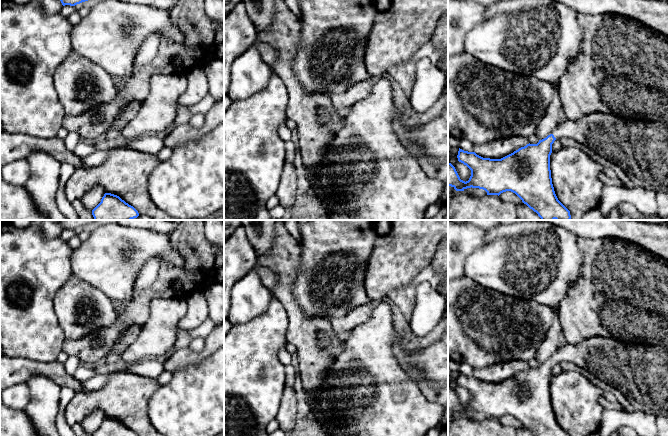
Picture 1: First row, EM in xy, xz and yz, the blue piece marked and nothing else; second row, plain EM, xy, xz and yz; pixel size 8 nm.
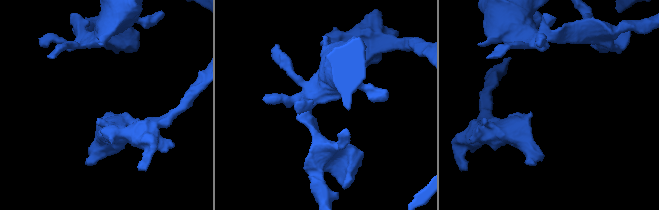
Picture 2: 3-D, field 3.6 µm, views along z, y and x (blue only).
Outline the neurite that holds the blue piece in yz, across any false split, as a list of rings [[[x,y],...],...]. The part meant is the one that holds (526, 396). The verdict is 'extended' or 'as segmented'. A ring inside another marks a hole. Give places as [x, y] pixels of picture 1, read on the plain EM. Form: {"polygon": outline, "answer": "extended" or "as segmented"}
{"polygon": [[[591,337],[575,345],[567,343],[537,368],[529,367],[501,383],[483,382],[475,376],[459,372],[458,385],[471,394],[471,400],[466,406],[461,404],[455,391],[448,385],[448,410],[456,415],[479,412],[485,414],[487,419],[498,420],[511,415],[534,436],[570,436],[555,418],[550,394],[552,368],[563,361],[582,367],[617,388],[628,399],[634,411],[643,410],[668,416],[668,347],[605,337]]], "answer": "extended"}

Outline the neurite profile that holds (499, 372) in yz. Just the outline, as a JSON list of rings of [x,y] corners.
[[[512,360],[483,368],[473,368],[473,376],[483,382],[501,383],[527,368],[528,362]]]

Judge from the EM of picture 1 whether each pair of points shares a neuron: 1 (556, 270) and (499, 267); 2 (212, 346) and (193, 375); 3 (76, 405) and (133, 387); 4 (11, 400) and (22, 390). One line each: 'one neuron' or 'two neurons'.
1: one neuron
2: two neurons
3: one neuron
4: one neuron

